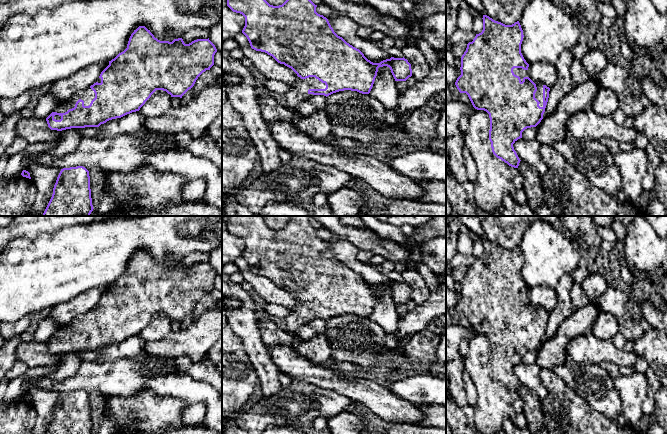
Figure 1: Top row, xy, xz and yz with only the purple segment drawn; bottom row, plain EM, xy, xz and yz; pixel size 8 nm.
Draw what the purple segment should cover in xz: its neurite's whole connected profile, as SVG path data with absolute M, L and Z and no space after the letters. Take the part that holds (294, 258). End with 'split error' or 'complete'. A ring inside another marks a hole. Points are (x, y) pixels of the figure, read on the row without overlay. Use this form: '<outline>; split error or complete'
M230 216L227 222L227 230L245 241L242 257L251 272L267 277L297 298L297 305L284 319L288 332L296 337L298 329L313 319L327 321L344 314L369 318L379 291L389 291L395 305L406 305L412 300L411 288L404 281L373 287L359 273L338 260L328 243L316 236L317 229L310 224L310 218L290 216L288 223L279 230L270 229L264 222L264 216Z; split error

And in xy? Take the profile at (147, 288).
M139 250L131 258L127 272L109 285L96 307L76 317L68 325L59 327L46 342L51 354L62 355L71 352L99 351L109 344L121 342L139 335L156 314L166 315L171 321L180 321L191 313L198 301L214 289L215 269L208 263L197 263L185 268L182 262L172 266L160 265L145 250Z; split error

